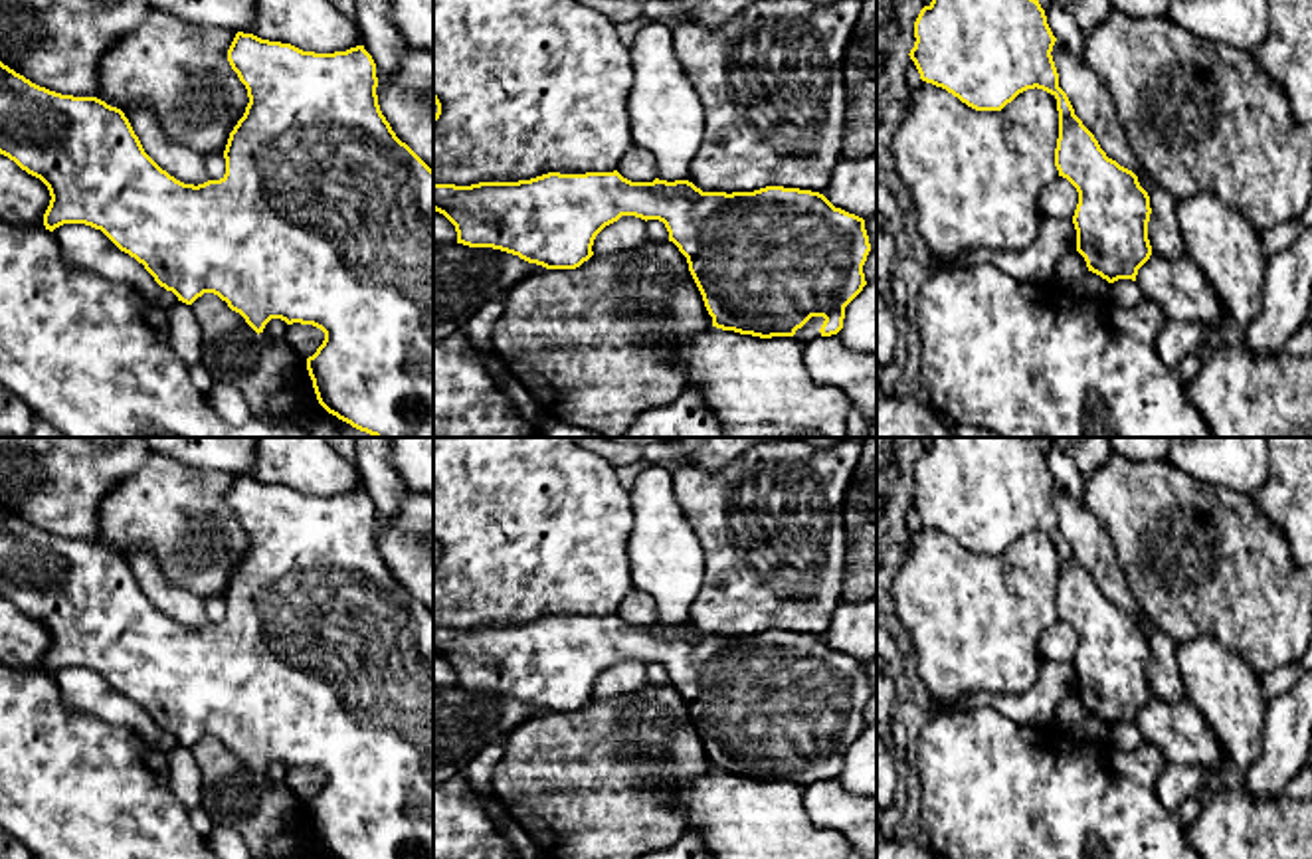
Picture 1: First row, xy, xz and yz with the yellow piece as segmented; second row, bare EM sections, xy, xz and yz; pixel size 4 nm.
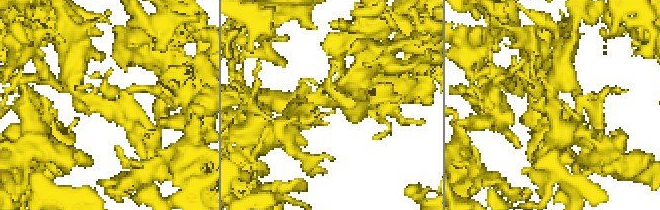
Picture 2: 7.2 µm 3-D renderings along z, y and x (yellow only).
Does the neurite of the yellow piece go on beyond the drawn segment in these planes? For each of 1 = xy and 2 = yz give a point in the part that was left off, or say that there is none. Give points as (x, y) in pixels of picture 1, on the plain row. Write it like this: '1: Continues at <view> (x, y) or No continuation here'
1: No continuation here
2: No continuation here

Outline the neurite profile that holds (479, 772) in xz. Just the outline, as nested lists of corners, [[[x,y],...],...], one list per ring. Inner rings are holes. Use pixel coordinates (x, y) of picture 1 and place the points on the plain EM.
[[[497,738],[469,762],[465,776],[481,796],[493,796],[495,768],[505,756],[505,738]]]

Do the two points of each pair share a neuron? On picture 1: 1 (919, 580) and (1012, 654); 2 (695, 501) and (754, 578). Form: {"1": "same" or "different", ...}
{"1": "same", "2": "same"}

